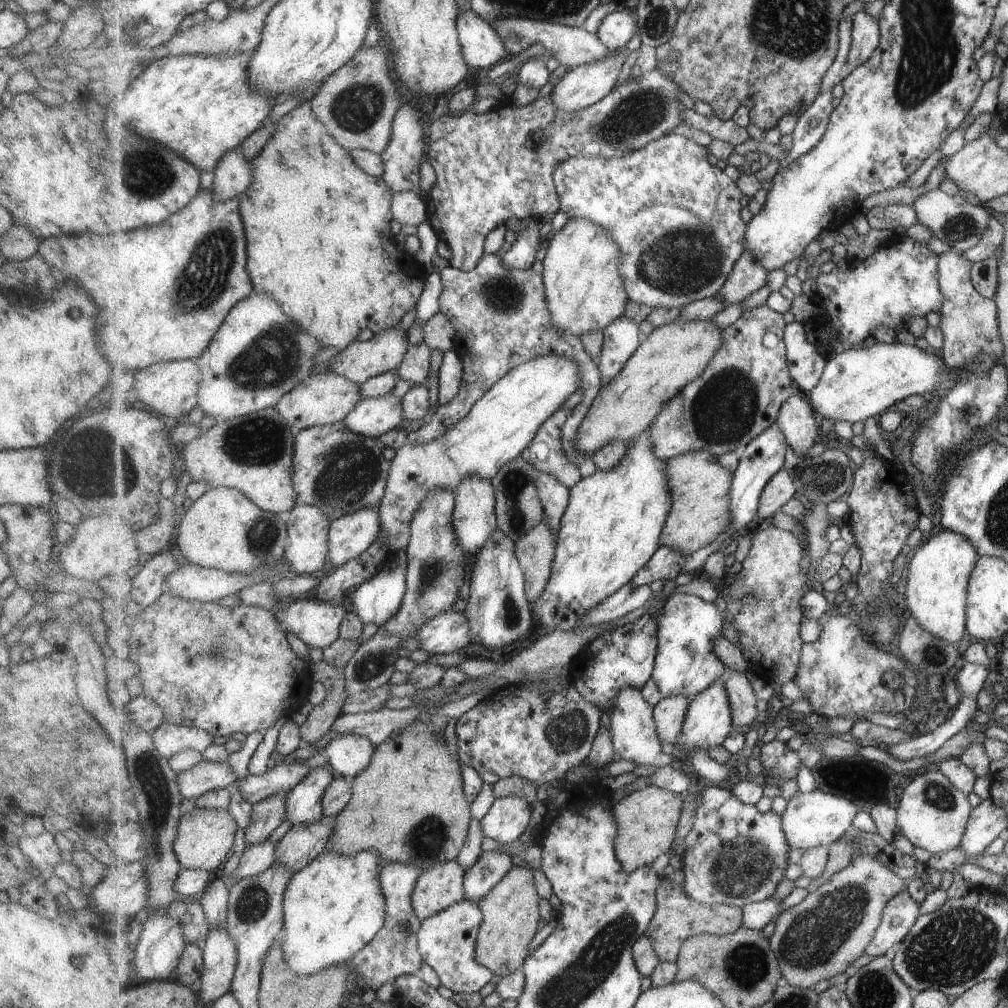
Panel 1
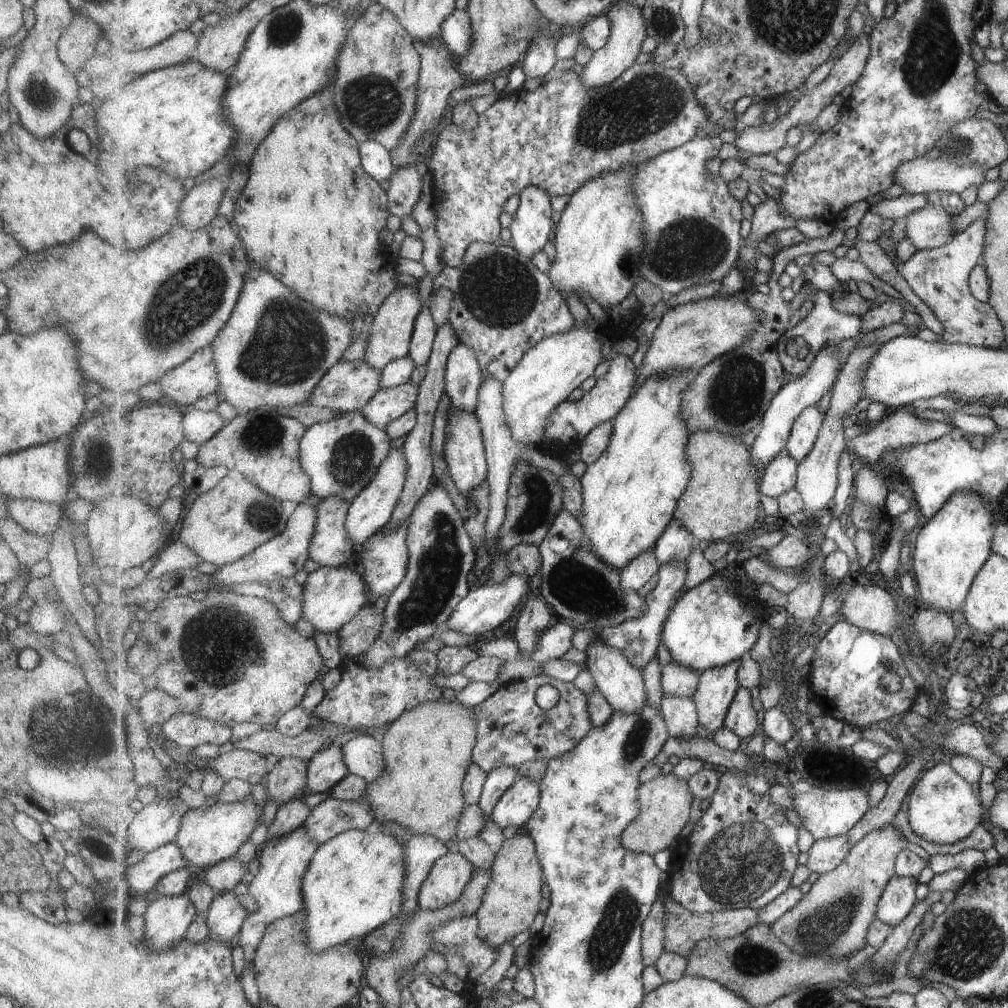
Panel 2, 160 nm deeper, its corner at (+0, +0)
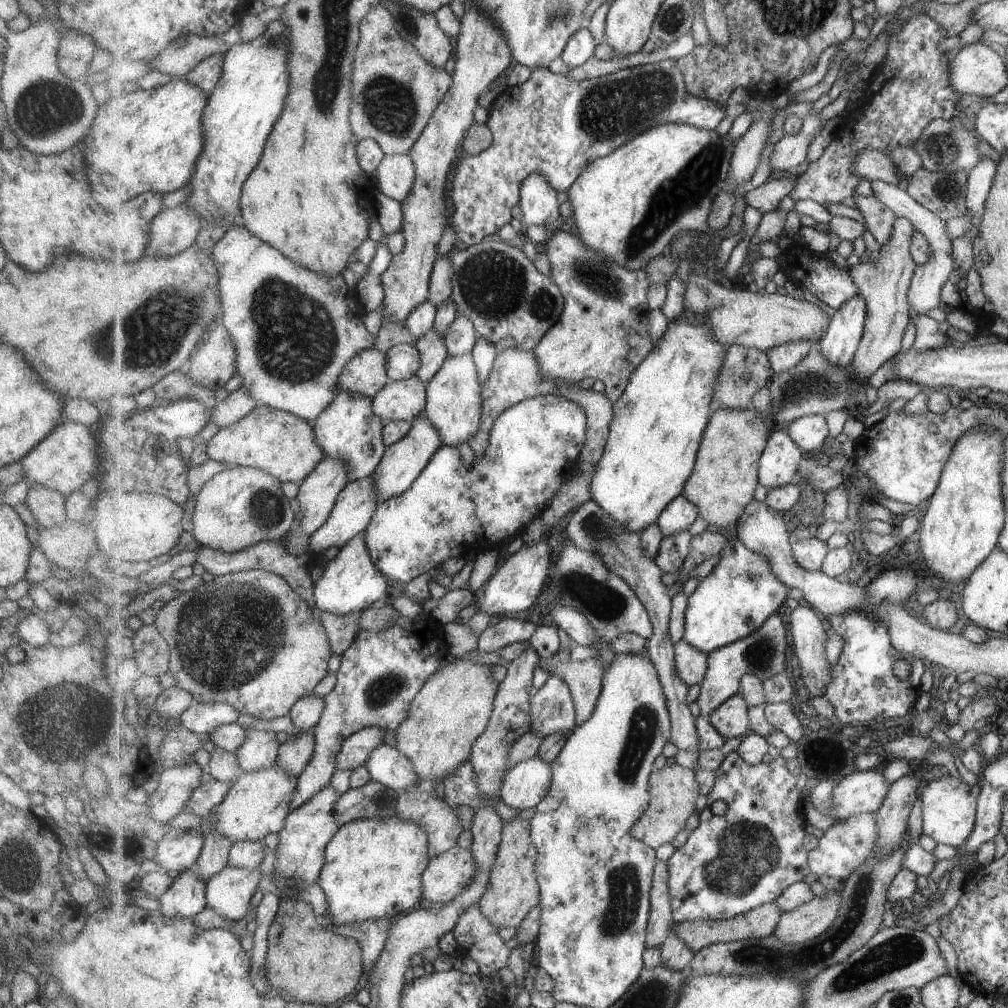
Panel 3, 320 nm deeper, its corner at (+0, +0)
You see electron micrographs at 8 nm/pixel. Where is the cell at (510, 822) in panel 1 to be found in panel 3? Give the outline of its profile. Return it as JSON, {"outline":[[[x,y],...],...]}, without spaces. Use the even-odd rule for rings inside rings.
{"outline":[[[541,756],[519,762],[506,774],[500,799],[520,812],[537,807],[550,794],[553,765]]]}

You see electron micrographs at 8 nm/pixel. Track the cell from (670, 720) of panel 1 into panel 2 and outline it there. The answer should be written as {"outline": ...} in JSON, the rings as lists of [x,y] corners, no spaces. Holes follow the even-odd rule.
{"outline":[[[671,660],[662,668],[661,686],[663,692],[676,697],[691,697],[697,692],[700,672],[694,668]]]}

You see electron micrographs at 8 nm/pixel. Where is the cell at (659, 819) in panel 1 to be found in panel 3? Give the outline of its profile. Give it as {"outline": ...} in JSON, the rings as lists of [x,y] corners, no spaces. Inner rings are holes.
{"outline":[[[669,764],[661,770],[651,774],[649,786],[651,788],[651,805],[646,814],[631,828],[631,834],[645,842],[655,851],[662,844],[675,840],[677,834],[683,832],[689,816],[694,814],[697,800],[702,795],[695,770],[688,770],[679,764]]]}

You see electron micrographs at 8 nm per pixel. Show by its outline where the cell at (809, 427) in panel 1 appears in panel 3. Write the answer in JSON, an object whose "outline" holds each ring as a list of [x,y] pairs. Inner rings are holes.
{"outline":[[[807,414],[795,420],[787,431],[804,452],[820,451],[825,440],[829,438],[829,424],[827,418],[821,414]]]}

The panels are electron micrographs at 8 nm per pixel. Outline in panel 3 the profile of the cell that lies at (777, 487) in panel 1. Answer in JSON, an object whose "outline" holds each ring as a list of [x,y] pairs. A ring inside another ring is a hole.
{"outline":[[[775,428],[759,462],[760,485],[773,490],[773,488],[779,488],[779,486],[795,482],[803,456],[804,451],[795,444],[787,429]]]}

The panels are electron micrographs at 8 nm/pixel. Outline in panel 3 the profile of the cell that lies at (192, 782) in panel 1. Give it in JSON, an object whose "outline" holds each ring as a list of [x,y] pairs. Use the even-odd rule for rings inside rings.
{"outline":[[[250,729],[250,739],[236,752],[244,773],[275,766],[284,736],[275,732]]]}

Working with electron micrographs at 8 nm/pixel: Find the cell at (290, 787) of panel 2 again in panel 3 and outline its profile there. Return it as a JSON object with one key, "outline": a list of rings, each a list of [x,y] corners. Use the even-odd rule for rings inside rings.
{"outline":[[[295,734],[295,736],[284,737],[276,763],[285,772],[299,778],[305,772],[307,764],[311,762],[315,748],[314,734]]]}

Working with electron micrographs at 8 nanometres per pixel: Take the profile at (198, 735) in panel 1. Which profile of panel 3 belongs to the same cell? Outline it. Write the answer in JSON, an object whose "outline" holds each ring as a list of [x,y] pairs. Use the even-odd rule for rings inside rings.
{"outline":[[[195,702],[180,718],[180,726],[195,732],[198,737],[210,737],[217,728],[239,720],[239,710],[227,702]]]}

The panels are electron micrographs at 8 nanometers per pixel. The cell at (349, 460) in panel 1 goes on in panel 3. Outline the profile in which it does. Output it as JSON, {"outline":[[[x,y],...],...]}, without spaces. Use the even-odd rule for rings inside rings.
{"outline":[[[340,392],[327,406],[315,424],[315,438],[317,444],[325,450],[325,458],[341,458],[347,466],[349,482],[357,482],[375,473],[375,468],[383,461],[387,453],[387,444],[383,440],[386,422],[381,420],[373,410],[373,399],[359,394]]]}

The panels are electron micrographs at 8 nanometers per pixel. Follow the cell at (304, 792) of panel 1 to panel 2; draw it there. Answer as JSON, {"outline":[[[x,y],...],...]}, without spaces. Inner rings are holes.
{"outline":[[[329,746],[308,764],[307,794],[328,792],[350,773],[342,746]]]}

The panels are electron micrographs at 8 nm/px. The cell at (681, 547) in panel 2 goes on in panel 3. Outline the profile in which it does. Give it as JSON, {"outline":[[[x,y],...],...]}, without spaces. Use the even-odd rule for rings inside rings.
{"outline":[[[679,494],[671,506],[659,516],[659,526],[665,538],[677,532],[688,530],[689,526],[699,517],[699,508],[685,496]]]}

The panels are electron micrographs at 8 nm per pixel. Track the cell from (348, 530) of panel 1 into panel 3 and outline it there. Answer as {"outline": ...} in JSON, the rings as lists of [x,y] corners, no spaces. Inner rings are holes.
{"outline":[[[418,418],[413,423],[413,428],[400,442],[387,448],[387,453],[383,456],[383,461],[375,468],[375,473],[371,474],[377,482],[379,490],[379,504],[389,498],[401,496],[415,484],[415,480],[427,469],[429,462],[435,457],[435,452],[446,446],[443,436],[435,428],[435,424],[429,418]]]}

